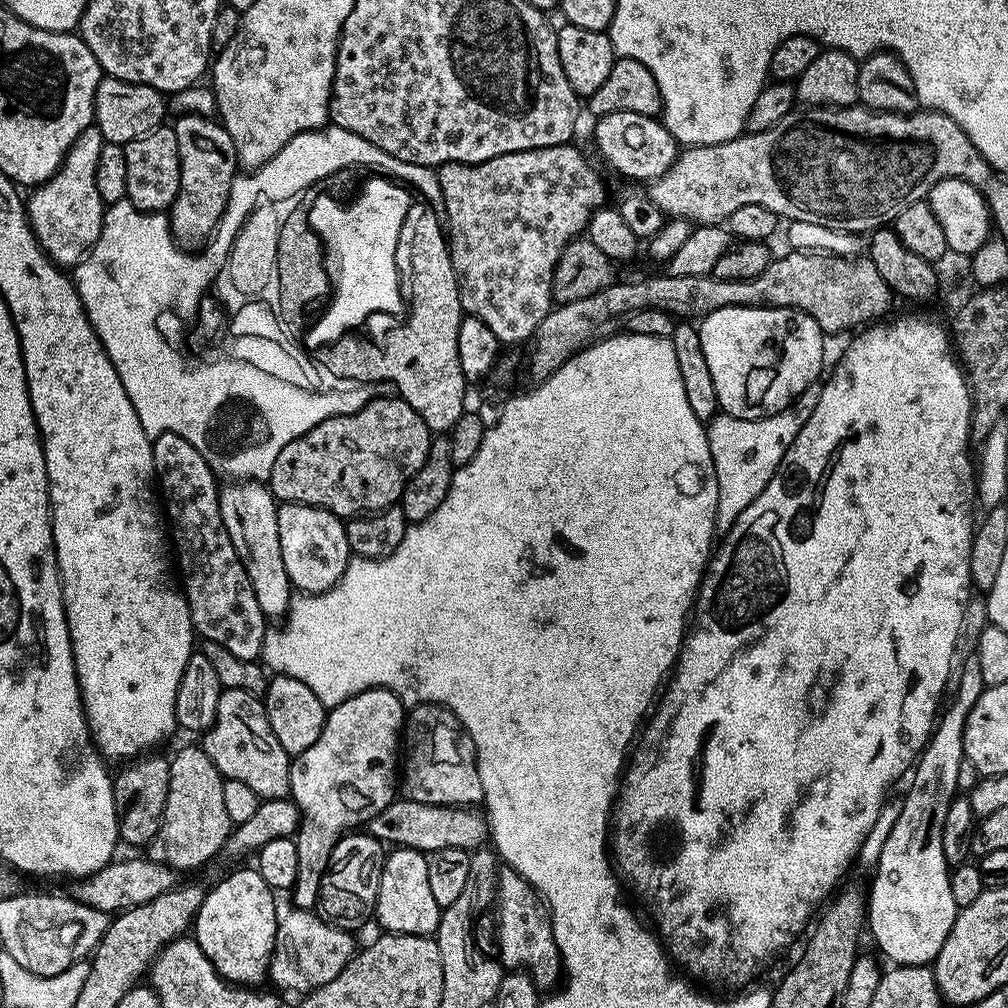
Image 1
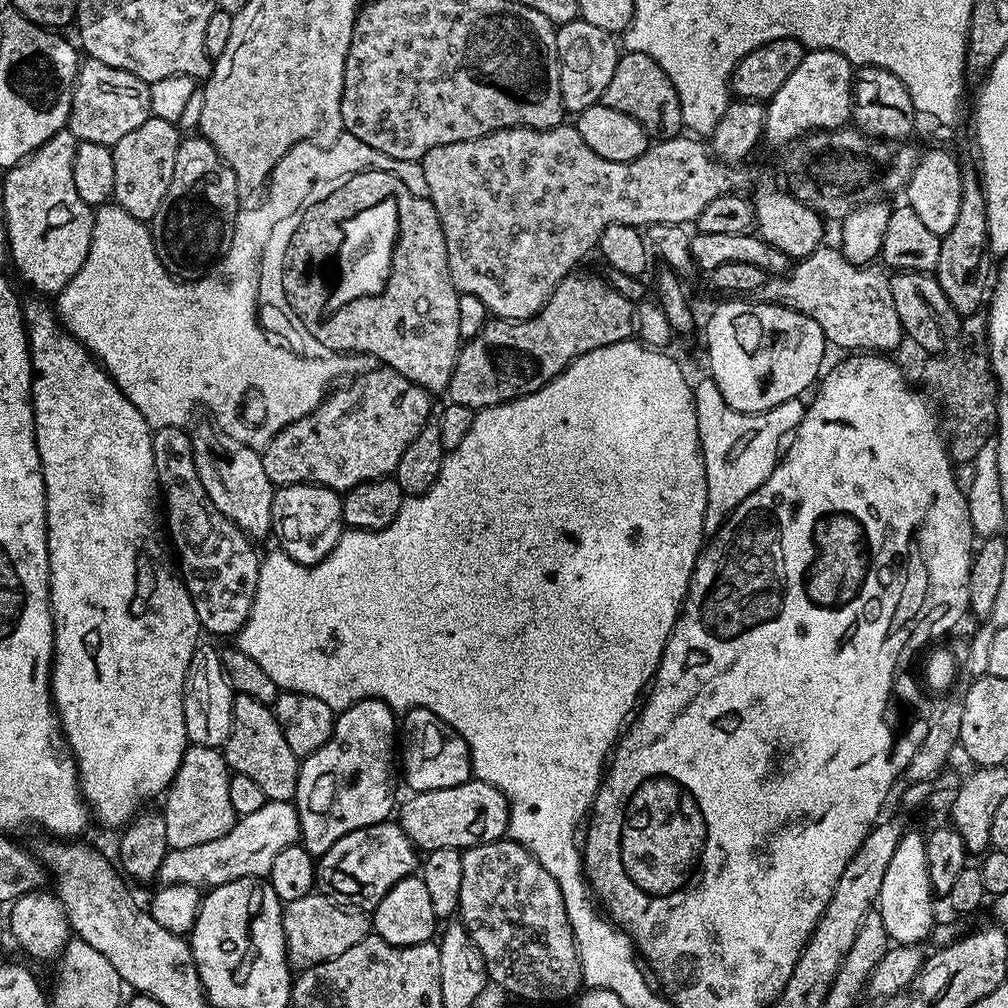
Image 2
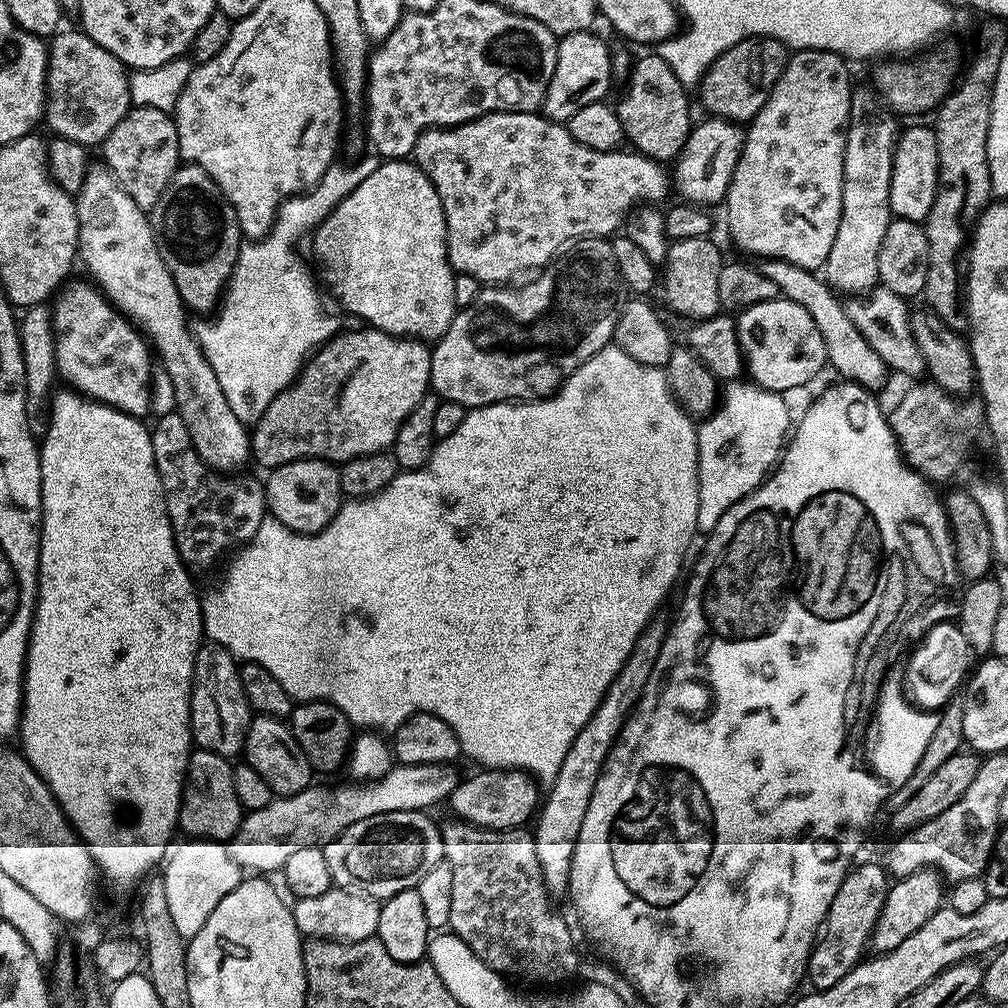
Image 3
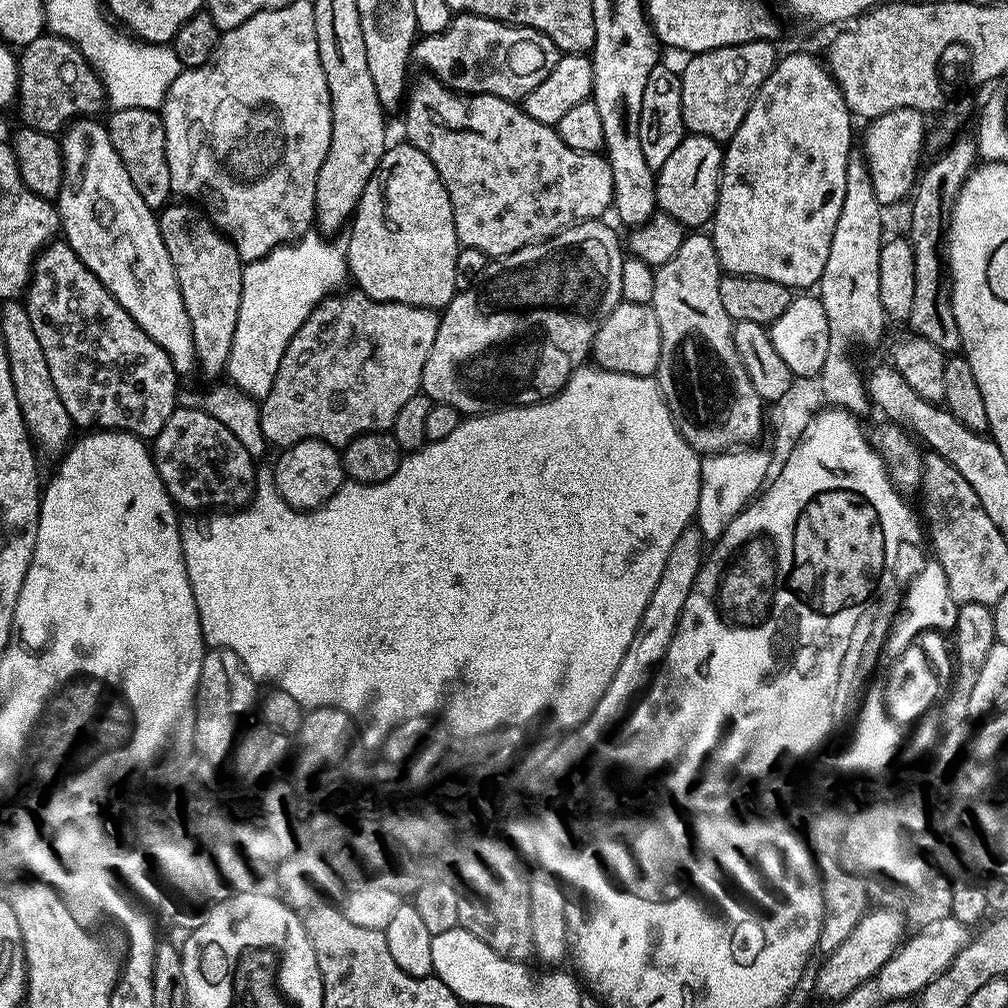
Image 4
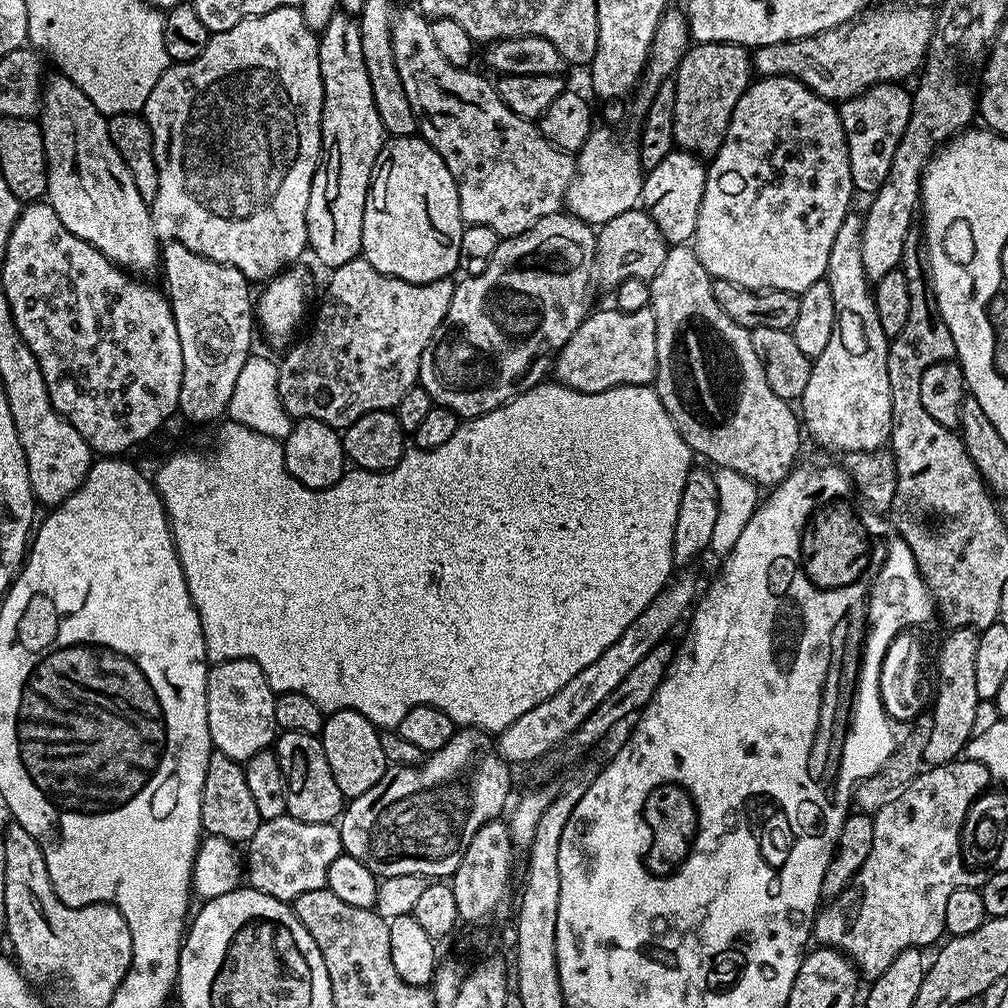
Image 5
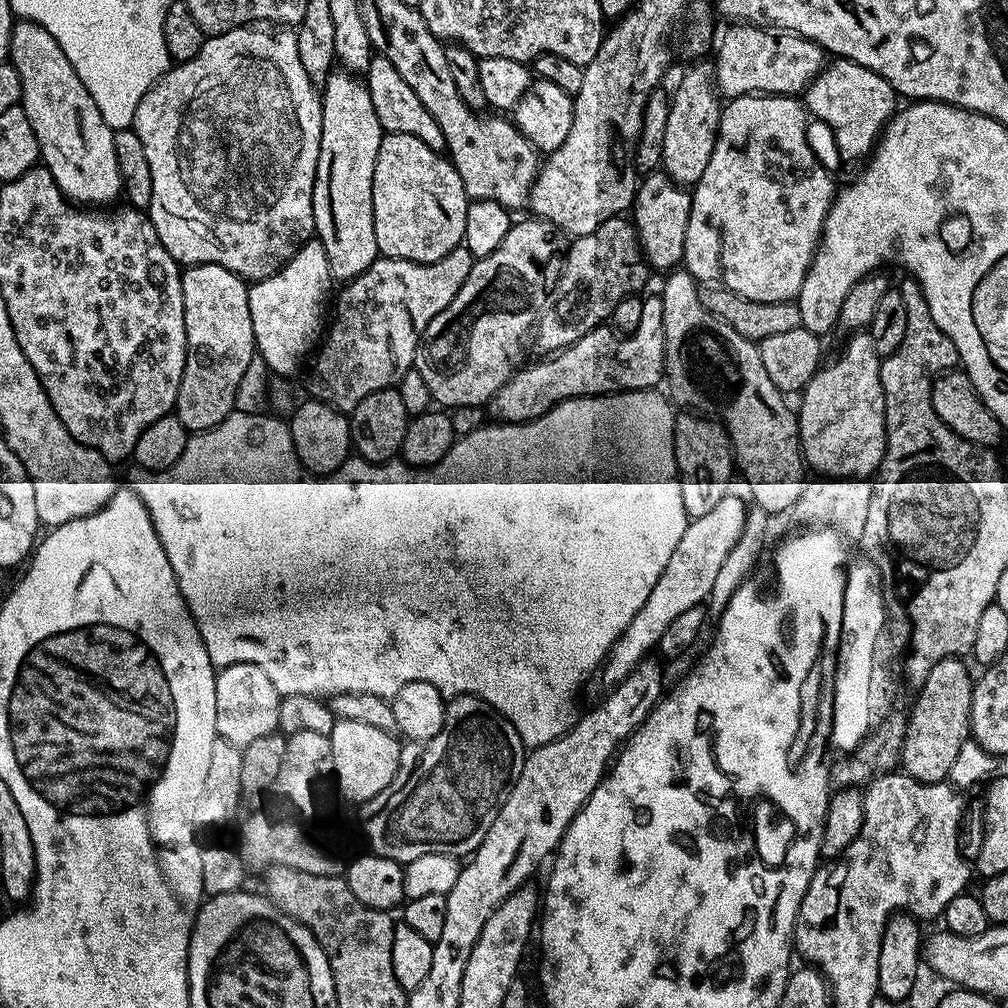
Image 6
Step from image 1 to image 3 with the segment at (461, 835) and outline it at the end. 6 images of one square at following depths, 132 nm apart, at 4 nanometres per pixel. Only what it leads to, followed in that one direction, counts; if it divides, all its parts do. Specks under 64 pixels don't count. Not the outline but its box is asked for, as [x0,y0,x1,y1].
[450,768,541,829]

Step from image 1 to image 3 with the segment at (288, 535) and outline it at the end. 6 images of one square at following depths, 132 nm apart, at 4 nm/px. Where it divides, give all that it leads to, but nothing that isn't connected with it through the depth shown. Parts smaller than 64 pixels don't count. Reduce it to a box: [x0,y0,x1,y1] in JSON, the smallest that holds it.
[263,460,342,536]

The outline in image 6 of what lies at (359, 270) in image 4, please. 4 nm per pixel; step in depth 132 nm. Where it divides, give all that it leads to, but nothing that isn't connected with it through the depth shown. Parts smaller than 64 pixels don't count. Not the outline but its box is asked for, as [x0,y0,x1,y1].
[372,132,470,264]

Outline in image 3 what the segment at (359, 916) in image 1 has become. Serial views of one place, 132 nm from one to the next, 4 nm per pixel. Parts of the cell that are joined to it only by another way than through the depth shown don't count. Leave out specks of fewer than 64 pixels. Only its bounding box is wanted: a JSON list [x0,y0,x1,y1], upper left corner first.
[323,811,445,901]

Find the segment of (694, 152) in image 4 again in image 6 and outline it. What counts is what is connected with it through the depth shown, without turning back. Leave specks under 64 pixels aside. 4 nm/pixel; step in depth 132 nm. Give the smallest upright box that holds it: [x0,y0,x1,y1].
[630,170,692,274]

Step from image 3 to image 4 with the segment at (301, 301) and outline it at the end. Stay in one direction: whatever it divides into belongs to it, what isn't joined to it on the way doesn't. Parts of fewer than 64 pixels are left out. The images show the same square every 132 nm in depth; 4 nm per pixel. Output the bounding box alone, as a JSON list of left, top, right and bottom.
[226,230,349,398]

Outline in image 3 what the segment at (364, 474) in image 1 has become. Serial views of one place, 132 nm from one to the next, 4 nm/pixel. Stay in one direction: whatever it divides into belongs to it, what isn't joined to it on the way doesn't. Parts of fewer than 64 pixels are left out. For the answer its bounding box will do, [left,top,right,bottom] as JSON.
[250,326,432,470]

